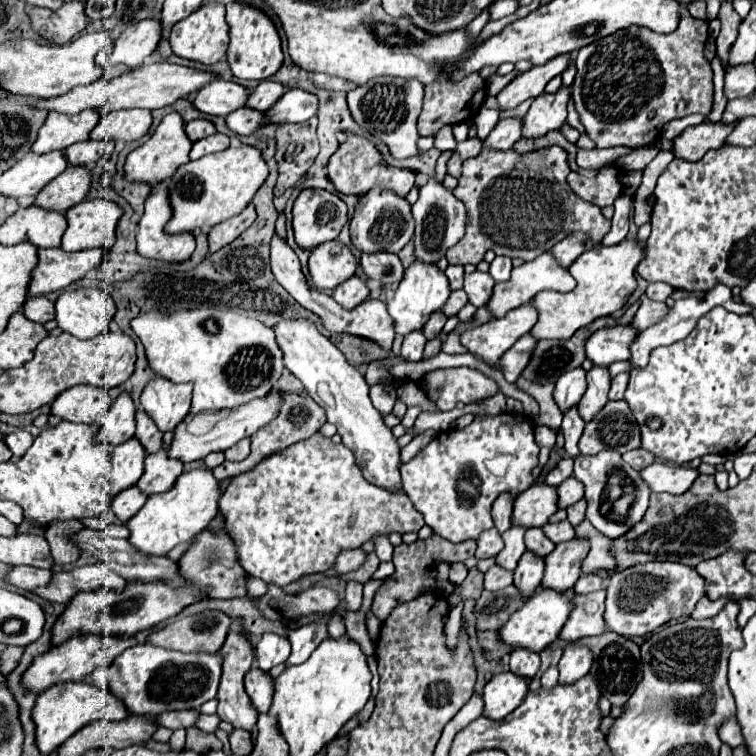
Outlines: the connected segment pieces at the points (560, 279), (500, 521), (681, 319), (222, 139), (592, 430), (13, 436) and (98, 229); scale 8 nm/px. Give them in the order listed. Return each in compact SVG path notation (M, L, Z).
M549 252L541 254L539 258L531 260L531 262L523 262L519 268L513 268L511 278L507 282L499 282L493 288L493 296L491 300L485 304L485 308L493 314L493 318L505 316L509 310L519 308L523 304L527 304L537 292L541 290L555 290L555 292L571 292L575 288L575 280L571 278L571 274L567 272L567 268L561 268Z
M501 494L495 502L493 502L493 510L491 510L491 516L493 516L493 522L495 522L495 528L503 534L505 530L511 528L511 514L513 514L513 498L511 494Z
M725 284L715 286L715 288L713 288L711 292L707 292L703 298L683 298L683 300L677 300L677 302L673 304L673 308L671 308L671 314L667 314L667 318L663 318L663 322L655 324L655 326L651 326L651 328L647 328L647 330L643 330L643 332L639 334L639 338L633 342L633 350L631 350L631 354L633 354L633 356L631 356L633 366L635 366L635 368L637 368L637 366L645 366L645 364L647 364L647 358L649 358L649 350L653 350L653 348L657 348L657 346L669 346L669 344L673 344L673 342L677 342L677 340L687 338L687 334L691 334L691 332L695 330L697 320L699 320L703 314L711 312L715 306L723 306L725 310L731 310L733 314L747 314L747 312L751 312L751 306L733 300L731 288L725 286Z
M215 132L213 136L207 136L207 138L201 138L201 140L193 142L193 148L191 148L189 156L191 156L191 160L195 160L195 158L201 158L205 154L213 154L213 152L225 150L227 146L229 146L229 136Z
M625 400L607 402L603 410L587 422L583 436L599 436L599 450L615 448L621 454L641 446L639 426Z
M15 430L15 432L11 432L11 434L5 436L5 444L11 448L11 452L17 458L21 458L29 450L31 442L33 442L33 436L27 430Z
M95 198L95 200L83 200L77 206L69 208L65 212L67 216L67 232L63 234L63 242L61 246L65 250L87 250L87 248L97 248L97 246L105 246L105 242L109 240L109 244L115 242L115 228L123 216L123 208L115 202L103 200L103 198Z

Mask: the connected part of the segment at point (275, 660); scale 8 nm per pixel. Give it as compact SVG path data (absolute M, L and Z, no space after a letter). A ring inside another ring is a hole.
M263 634L259 644L255 646L257 652L257 664L261 670L271 670L273 666L287 662L291 654L291 644L285 636L279 634Z

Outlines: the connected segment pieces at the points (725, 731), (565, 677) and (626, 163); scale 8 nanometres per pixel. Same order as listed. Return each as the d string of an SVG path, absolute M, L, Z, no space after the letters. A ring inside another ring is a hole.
M729 718L721 730L719 730L719 738L731 746L739 746L739 744L745 744L745 738L741 734L741 726L737 722L737 718Z
M567 646L559 660L559 684L569 686L583 678L591 668L591 650L585 646Z
M645 146L645 148L637 148L631 154L619 158L617 162L613 162L615 166L619 166L621 170L643 170L655 156L657 156L659 148L653 146Z

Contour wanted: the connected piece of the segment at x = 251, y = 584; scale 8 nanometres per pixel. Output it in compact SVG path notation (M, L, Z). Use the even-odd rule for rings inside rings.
M245 576L245 584L247 584L247 596L251 596L251 598L261 596L259 592L263 592L263 594L267 592L267 584L255 576Z

